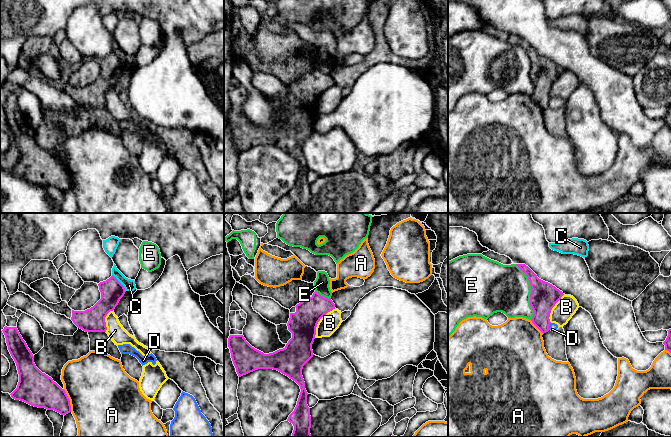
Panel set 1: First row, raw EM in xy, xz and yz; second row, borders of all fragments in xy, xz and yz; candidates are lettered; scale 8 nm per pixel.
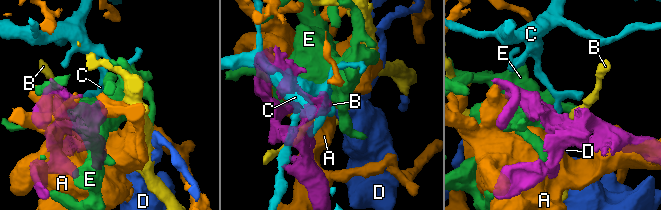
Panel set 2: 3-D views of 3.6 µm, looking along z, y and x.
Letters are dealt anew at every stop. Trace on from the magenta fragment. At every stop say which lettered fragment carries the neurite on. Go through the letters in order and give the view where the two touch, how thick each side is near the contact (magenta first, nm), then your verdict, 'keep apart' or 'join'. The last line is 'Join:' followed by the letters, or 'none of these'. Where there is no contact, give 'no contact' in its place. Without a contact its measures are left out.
A: meets magenta in xy; 260 nm thick on the magenta side, 500 nm on the other; keep apart
B: meets magenta in xz; 220 nm thick on the magenta side, 160 nm on the other; keep apart
C: meets magenta in xy; 180 nm thick on the magenta side, 90 nm on the other; keep apart
D: meets magenta in yz; 220 nm thick on the magenta side, 60 nm on the other; keep apart
E: meets magenta in yz; 220 nm thick on the magenta side, 380 nm on the other; keep apart
Join: none of these

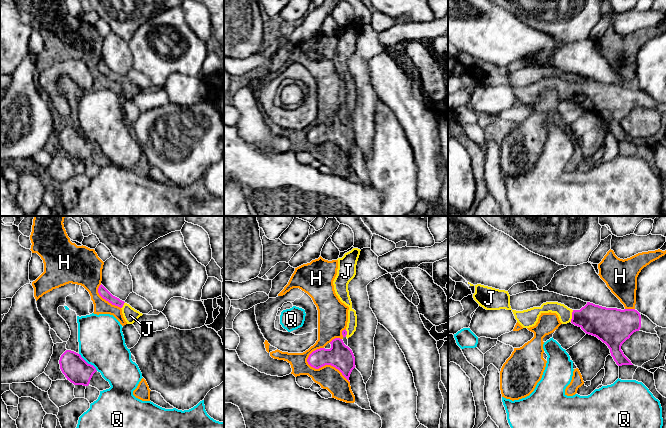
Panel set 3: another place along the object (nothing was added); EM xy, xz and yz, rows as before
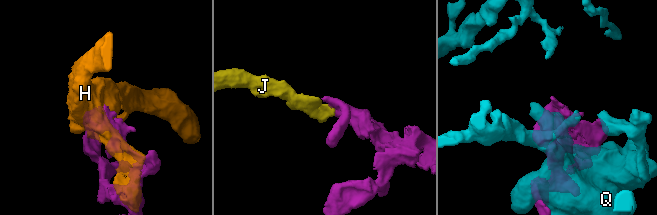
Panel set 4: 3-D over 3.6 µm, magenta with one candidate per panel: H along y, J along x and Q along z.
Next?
H: meets magenta in xz; 200 nm thick on the magenta side, 190 nm on the other; keep apart
J: meets magenta in yz; 260 nm thick on the magenta side, 120 nm on the other; join
Q: meets magenta in xy; 200 nm thick on the magenta side, 360 nm on the other; keep apart
Join: J

